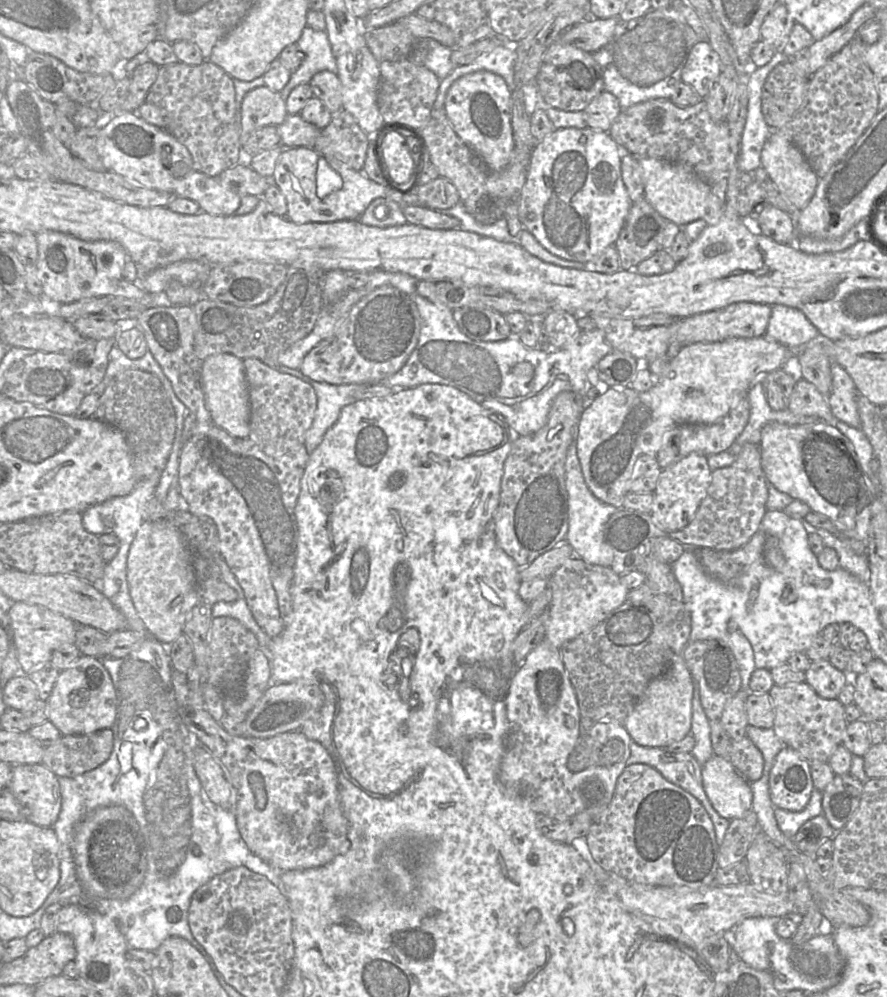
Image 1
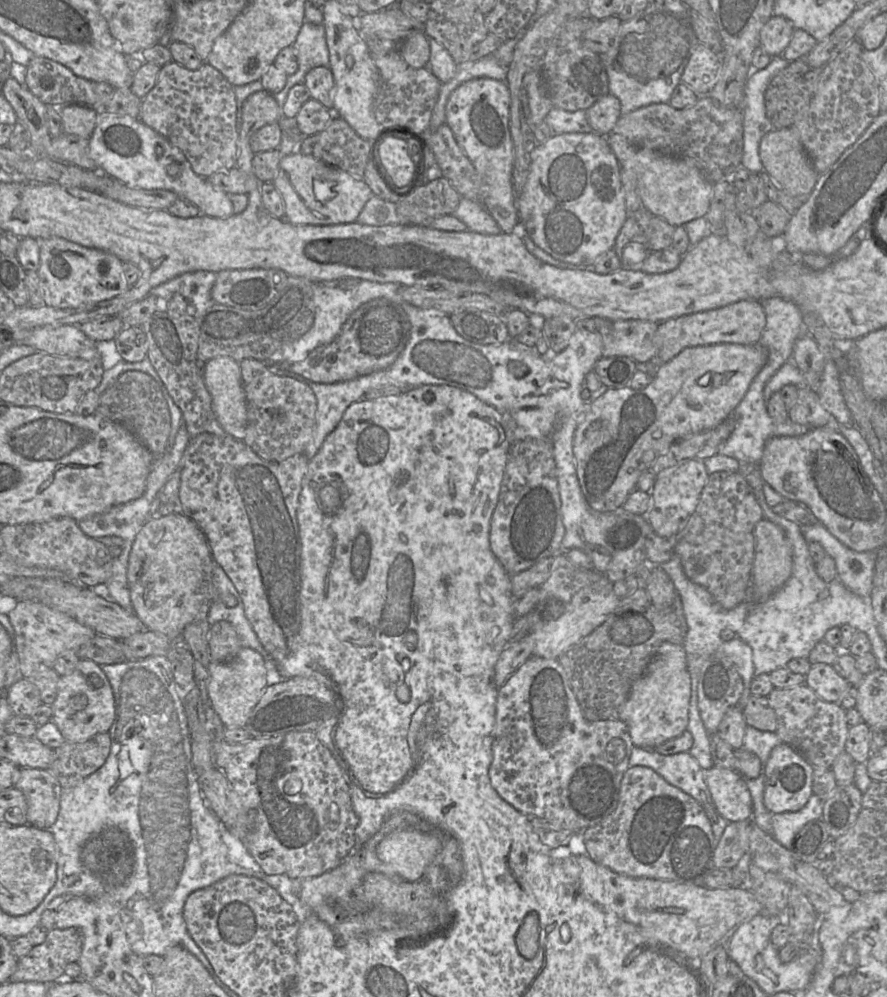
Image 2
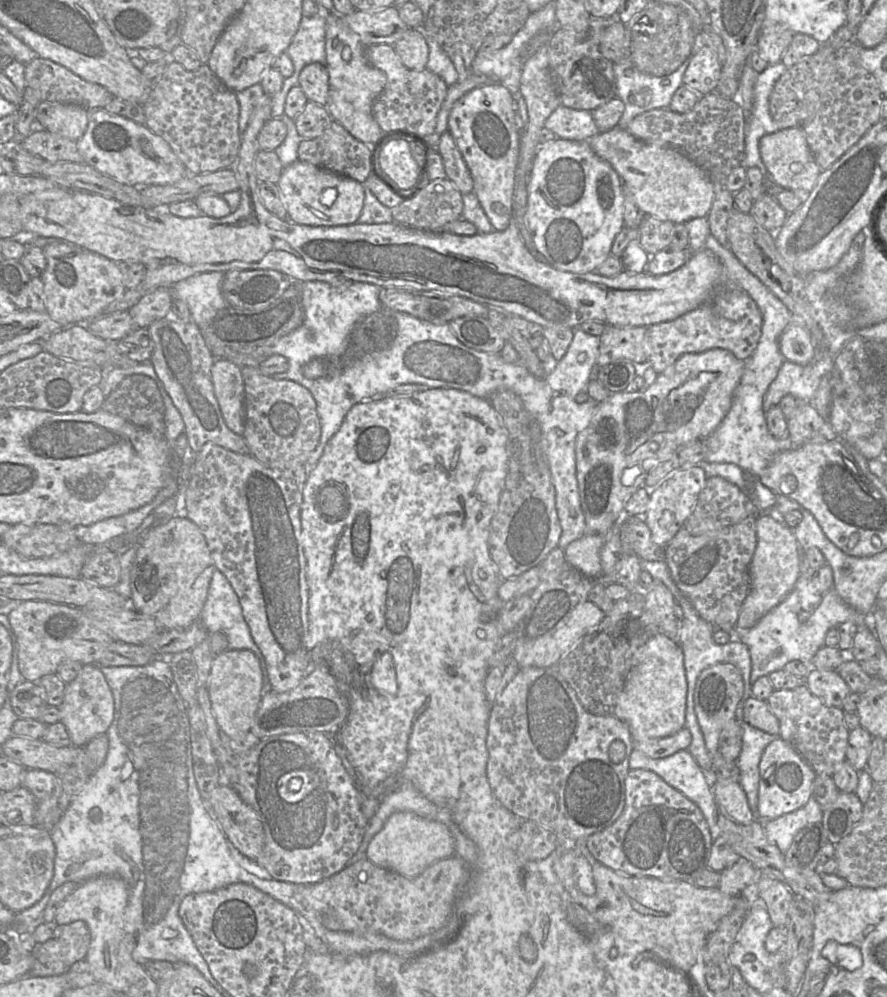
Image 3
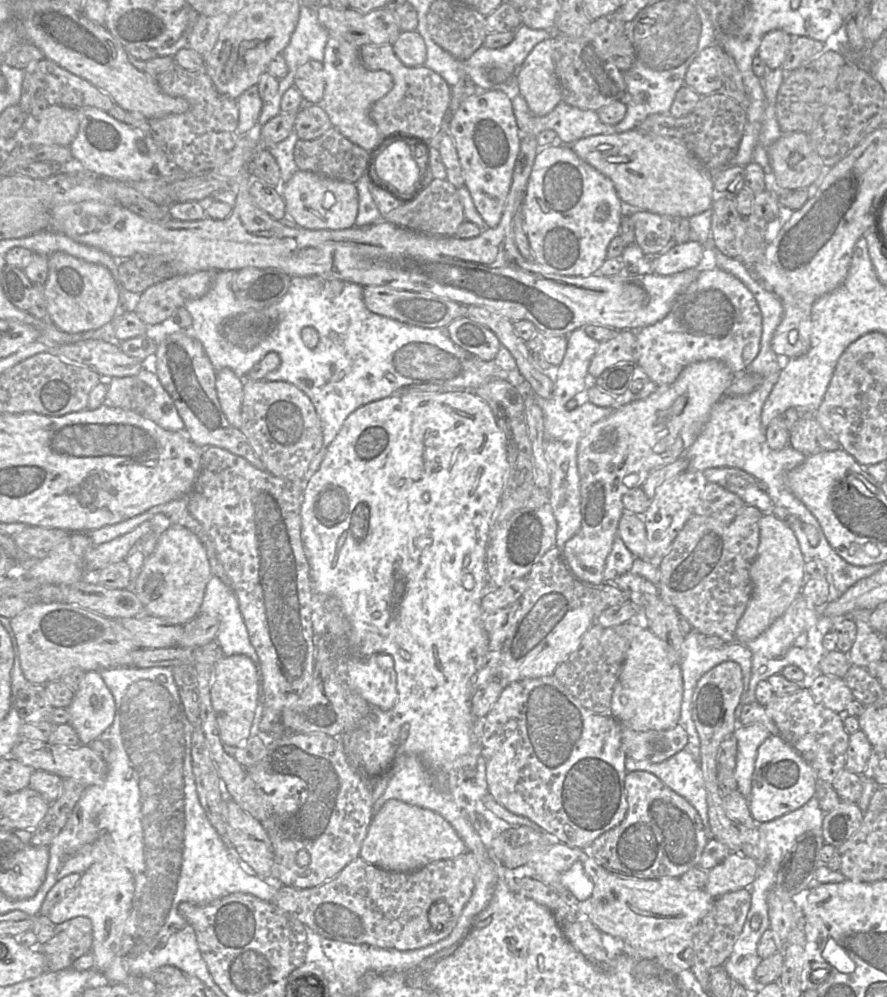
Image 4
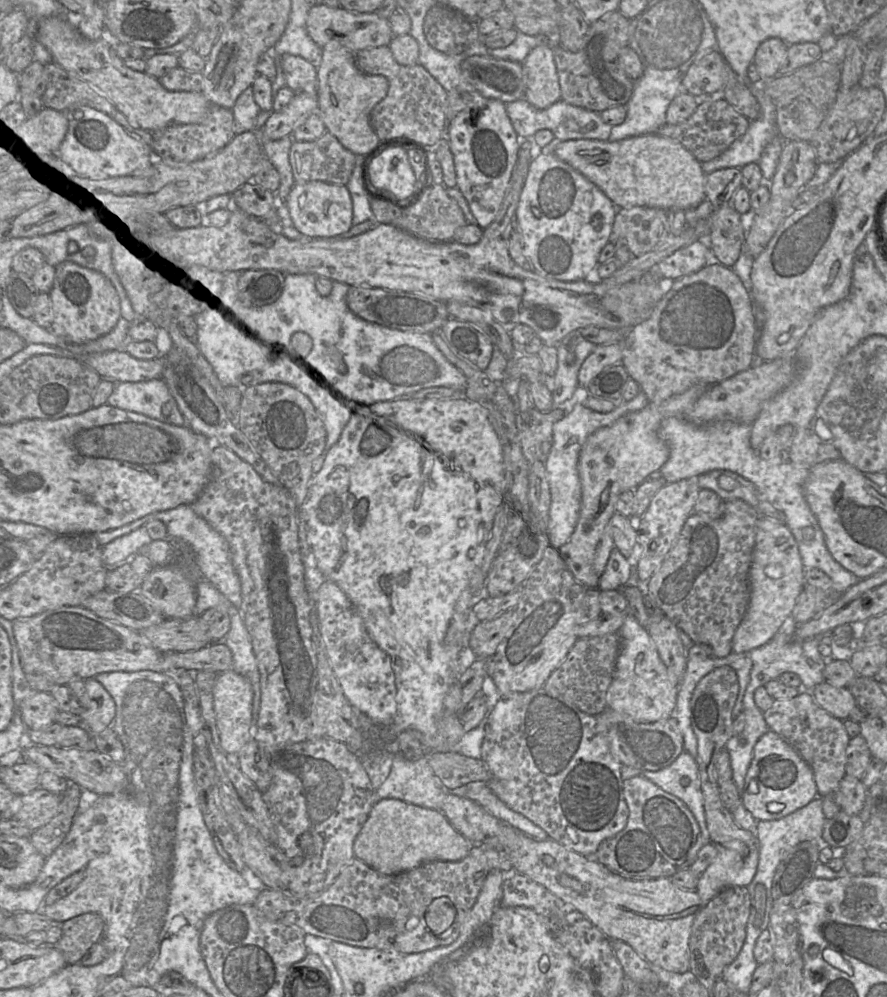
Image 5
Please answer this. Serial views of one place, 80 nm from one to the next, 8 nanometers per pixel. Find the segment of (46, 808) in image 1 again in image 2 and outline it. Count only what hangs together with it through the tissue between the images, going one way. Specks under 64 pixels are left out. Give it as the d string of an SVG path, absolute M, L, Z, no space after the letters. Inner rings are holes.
M20 768L14 787L24 794L28 824L50 829L60 810L62 787L49 769Z

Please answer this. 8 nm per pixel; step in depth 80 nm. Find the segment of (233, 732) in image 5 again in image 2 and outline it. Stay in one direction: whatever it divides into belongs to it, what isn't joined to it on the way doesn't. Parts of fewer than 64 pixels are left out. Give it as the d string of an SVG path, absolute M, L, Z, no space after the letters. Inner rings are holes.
M243 647L228 662L211 661L209 664L209 702L226 728L245 728L267 686L267 669L264 658L251 648Z

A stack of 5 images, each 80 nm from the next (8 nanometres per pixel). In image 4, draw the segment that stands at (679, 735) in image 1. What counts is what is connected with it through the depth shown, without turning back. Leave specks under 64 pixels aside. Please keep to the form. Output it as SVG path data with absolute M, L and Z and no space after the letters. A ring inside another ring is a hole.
M648 628L636 634L614 686L610 715L635 731L668 730L678 725L683 699L681 662L672 661L666 644Z

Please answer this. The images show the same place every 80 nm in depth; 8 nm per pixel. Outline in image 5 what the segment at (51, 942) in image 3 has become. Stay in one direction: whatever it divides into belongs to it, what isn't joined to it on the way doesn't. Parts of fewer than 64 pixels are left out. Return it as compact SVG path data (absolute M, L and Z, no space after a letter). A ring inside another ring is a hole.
M85 913L61 923L61 937L53 945L64 957L67 965L76 964L89 948L101 940L104 931L102 918L93 913Z

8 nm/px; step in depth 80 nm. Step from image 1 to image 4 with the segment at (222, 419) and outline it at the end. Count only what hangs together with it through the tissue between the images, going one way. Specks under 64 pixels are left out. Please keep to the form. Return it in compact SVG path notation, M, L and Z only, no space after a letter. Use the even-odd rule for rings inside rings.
M229 368L216 371L216 391L222 411L228 422L240 429L243 402L243 380Z

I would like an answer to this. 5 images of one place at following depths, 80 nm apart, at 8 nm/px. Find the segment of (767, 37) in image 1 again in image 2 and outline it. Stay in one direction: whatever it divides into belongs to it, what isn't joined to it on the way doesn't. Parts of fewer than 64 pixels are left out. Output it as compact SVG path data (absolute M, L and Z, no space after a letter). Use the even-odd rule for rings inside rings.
M772 15L760 31L760 47L771 57L781 56L789 45L795 28L783 16Z

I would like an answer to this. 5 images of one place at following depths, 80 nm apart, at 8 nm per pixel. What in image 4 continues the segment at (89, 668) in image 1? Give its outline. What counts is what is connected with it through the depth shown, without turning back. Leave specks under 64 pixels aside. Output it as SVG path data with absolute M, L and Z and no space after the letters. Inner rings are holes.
M87 671L68 706L69 724L82 745L105 737L116 714L115 699L99 671Z

